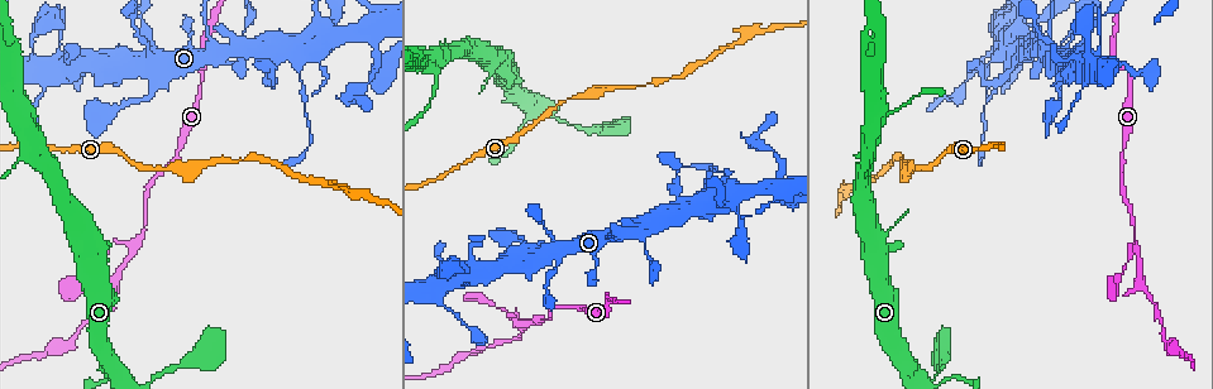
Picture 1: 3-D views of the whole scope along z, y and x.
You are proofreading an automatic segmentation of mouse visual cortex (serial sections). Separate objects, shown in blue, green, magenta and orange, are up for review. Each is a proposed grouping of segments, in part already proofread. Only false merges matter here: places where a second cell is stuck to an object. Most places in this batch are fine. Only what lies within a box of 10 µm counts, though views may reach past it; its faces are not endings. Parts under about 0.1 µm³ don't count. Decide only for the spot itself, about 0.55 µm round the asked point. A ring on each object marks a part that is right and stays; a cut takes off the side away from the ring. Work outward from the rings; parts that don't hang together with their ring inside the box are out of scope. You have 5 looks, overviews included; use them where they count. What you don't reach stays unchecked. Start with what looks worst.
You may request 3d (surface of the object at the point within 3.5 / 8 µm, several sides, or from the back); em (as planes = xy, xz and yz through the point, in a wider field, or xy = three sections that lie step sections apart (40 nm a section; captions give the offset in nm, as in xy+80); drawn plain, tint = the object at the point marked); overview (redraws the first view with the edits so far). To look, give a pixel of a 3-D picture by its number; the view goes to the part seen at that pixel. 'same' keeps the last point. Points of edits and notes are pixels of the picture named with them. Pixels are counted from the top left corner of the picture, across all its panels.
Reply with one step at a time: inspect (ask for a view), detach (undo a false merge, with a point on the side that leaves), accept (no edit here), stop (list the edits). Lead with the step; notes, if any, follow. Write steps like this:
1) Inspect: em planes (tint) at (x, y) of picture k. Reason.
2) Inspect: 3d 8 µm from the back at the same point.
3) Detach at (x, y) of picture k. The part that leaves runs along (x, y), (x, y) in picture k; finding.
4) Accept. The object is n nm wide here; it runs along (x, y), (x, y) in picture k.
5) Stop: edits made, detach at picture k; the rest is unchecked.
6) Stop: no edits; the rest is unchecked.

Inspect: 3d 8 µm at (513, 336) of picture 1. Thin neck.

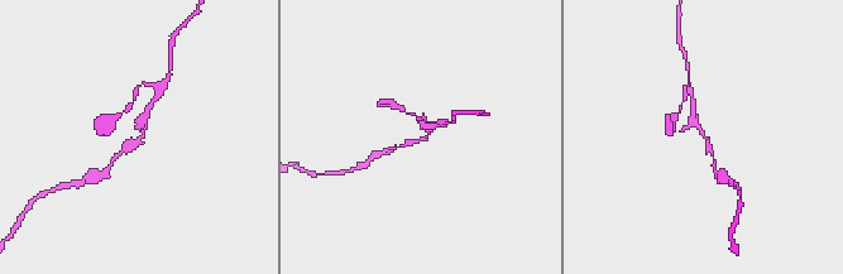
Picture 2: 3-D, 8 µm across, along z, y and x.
Inspect: 3d 3.5 µm at the same point. Closer look.

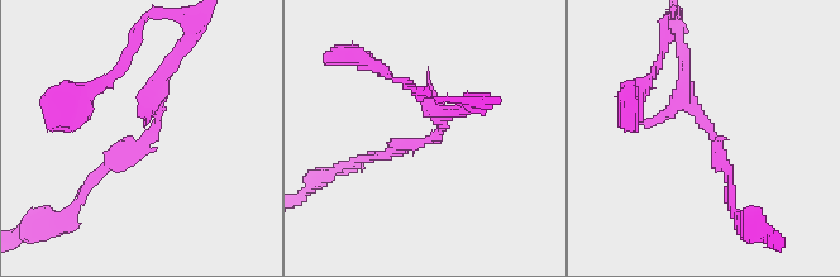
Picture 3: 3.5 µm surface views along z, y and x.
Inspect: em xy step 5 (tint) at (144, 140) of picture 3. Need the tissue.

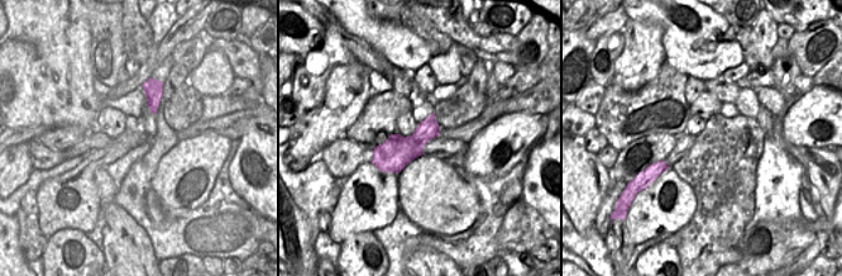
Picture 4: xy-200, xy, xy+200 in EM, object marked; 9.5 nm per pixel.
Accept. It runs along (165, 70), (146, 141), (80, 190) in picture 3; one cell here.

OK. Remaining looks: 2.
Inspect: 3d 3.5 µm at (1104, 15) of picture 1.

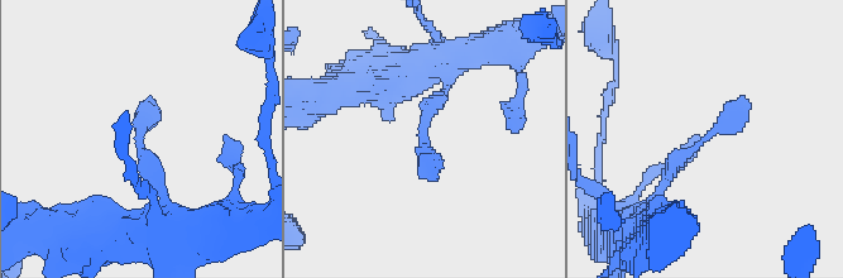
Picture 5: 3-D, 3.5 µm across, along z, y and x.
Inspect: em xy step 5 (tint) at (701, 140) of picture 5. The arms are 150, 200 nm wide.

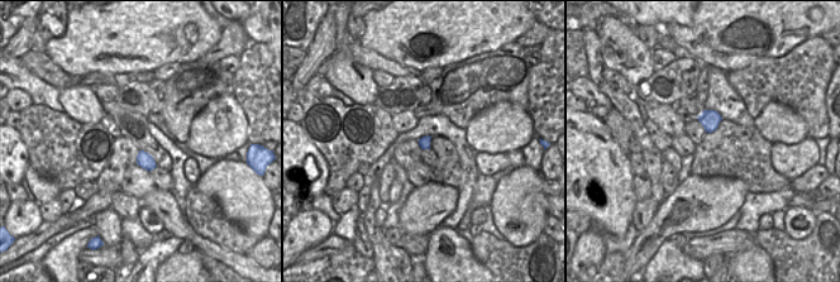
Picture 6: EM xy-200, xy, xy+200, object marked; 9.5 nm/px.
Accept. It runs along (654, 200), (679, 157), (751, 102) in picture 5; one cell here.

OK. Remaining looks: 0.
Stop: no edits; the rest is unchecked.

